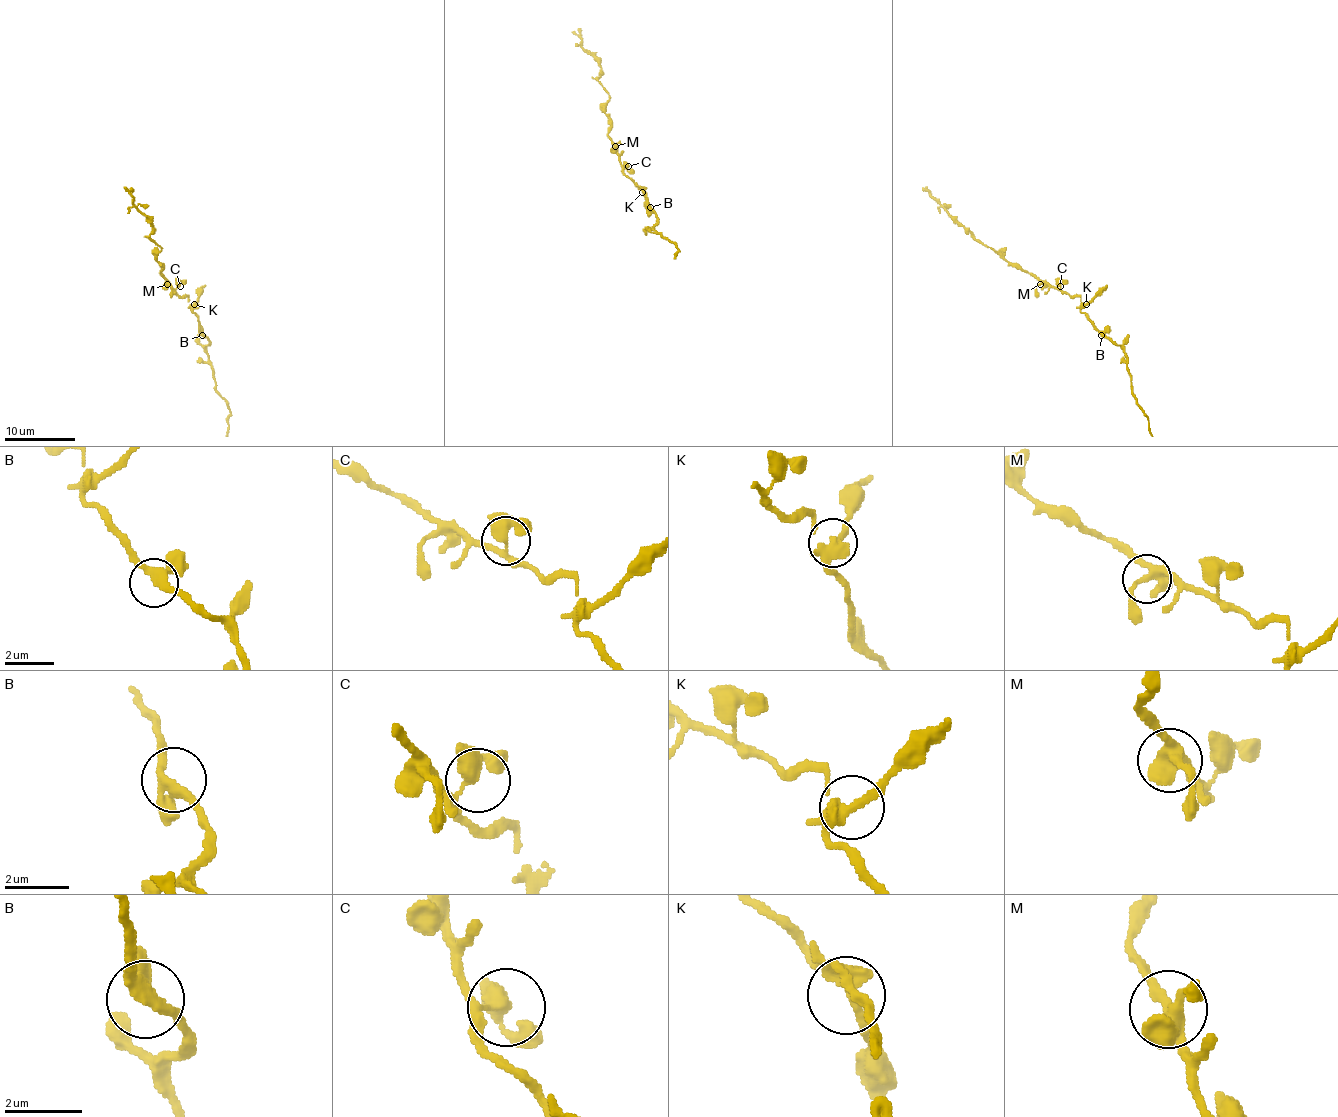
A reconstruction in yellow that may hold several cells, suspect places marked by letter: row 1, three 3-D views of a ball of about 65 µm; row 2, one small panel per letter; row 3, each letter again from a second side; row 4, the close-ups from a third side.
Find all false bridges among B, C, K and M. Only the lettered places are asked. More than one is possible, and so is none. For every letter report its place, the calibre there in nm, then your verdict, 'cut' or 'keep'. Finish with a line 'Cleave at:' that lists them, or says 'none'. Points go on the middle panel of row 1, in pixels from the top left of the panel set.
B: place (650, 207); calibre 280 nm; keep
C: place (628, 166); calibre 320 nm; keep
K: place (642, 192); calibre 320 nm; keep
M: place (615, 146); calibre 360 nm; keep
Cleave at: none

